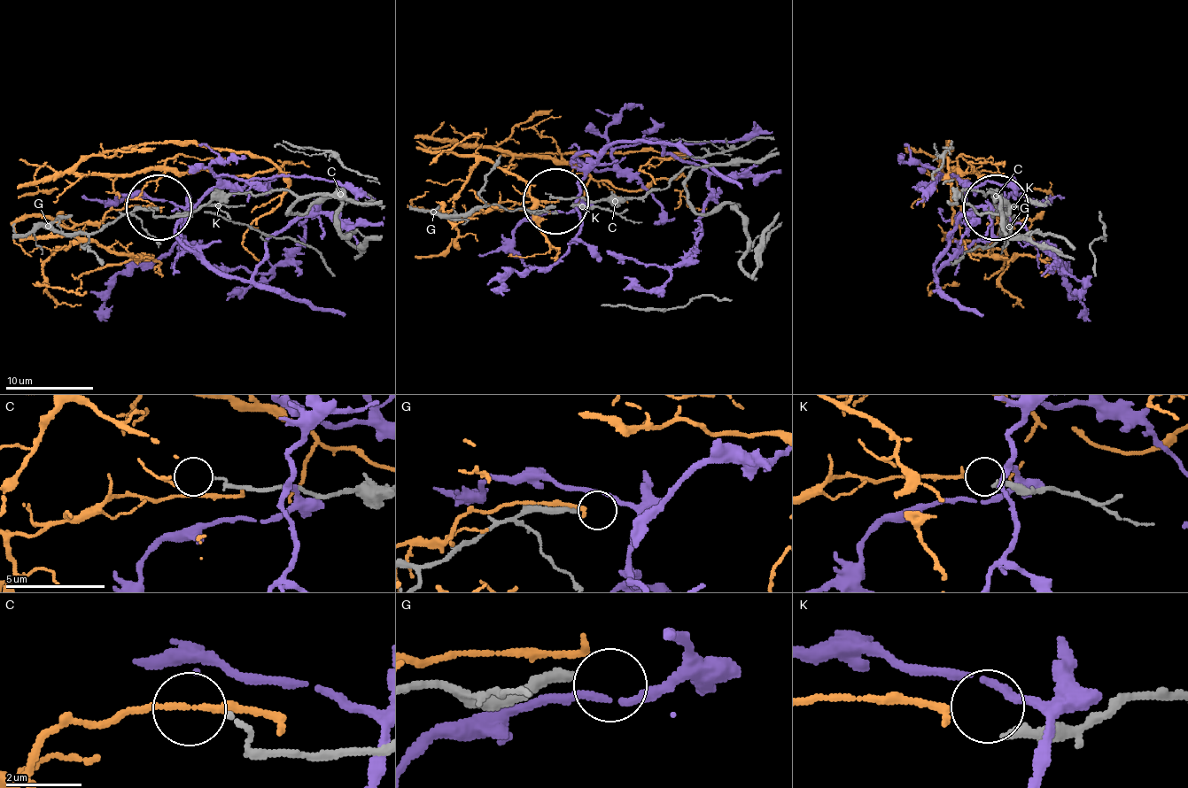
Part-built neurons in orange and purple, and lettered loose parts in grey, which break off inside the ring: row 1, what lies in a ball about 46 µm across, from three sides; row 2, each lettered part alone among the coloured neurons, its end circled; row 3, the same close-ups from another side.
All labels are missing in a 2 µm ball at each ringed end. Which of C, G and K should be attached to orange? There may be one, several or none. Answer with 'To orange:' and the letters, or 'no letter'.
To orange: K

